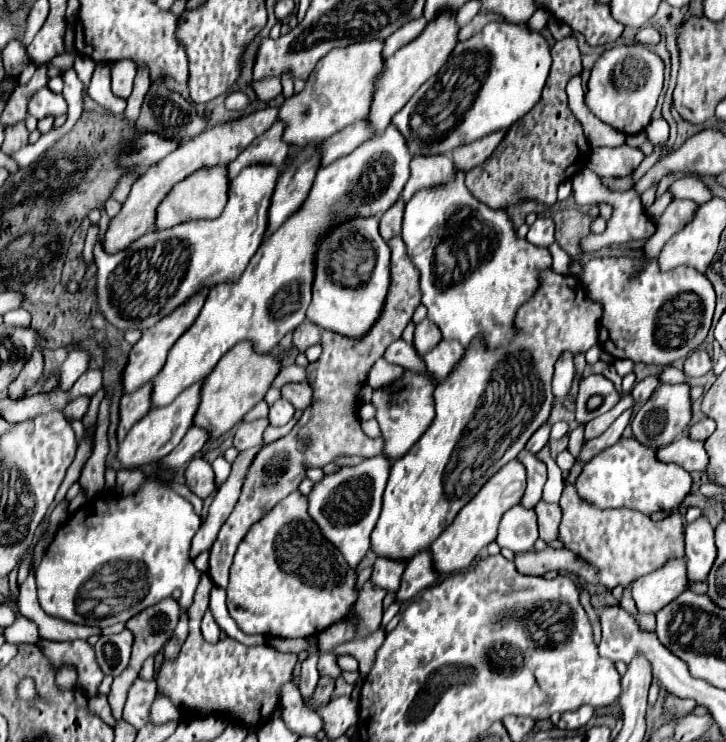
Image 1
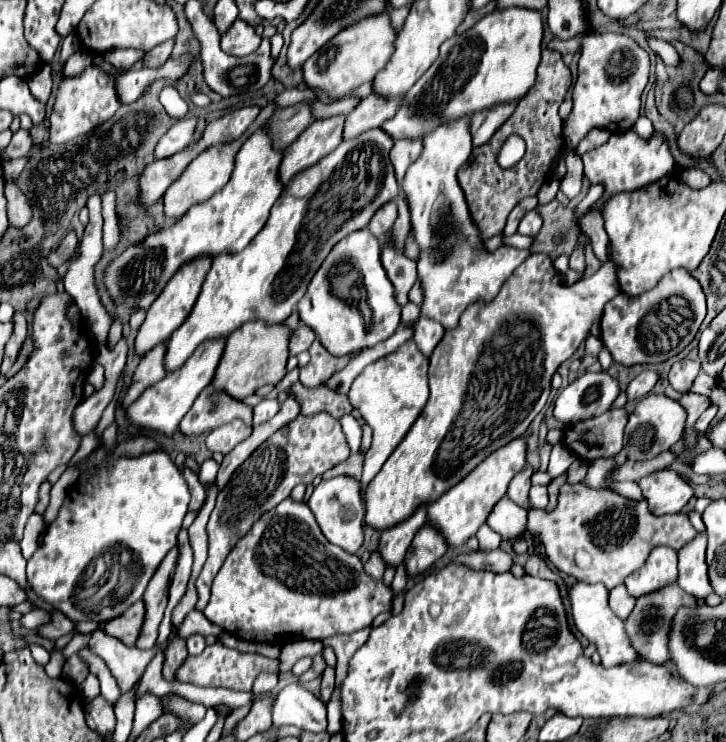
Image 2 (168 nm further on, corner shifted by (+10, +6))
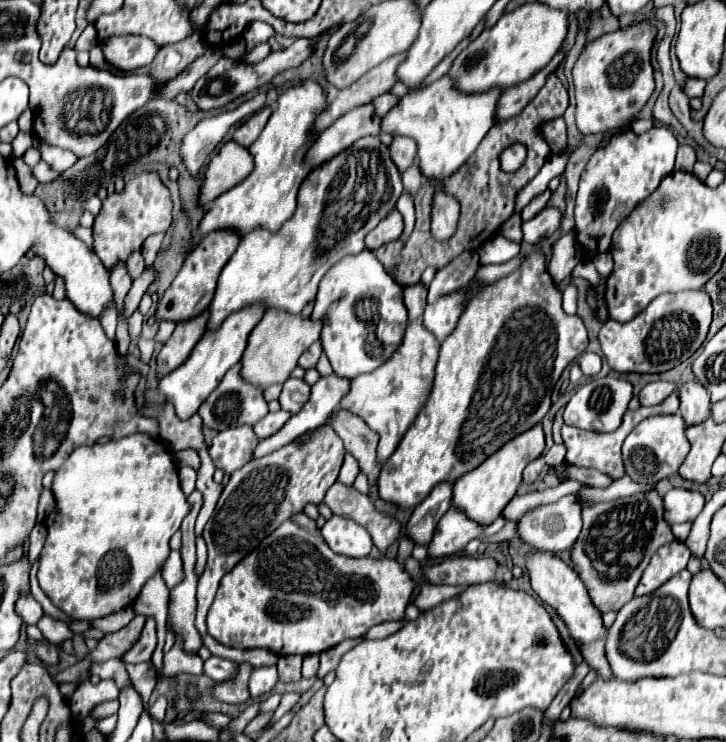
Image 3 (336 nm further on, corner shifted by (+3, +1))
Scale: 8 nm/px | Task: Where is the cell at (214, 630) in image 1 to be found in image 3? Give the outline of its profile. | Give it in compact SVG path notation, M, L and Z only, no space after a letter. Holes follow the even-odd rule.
M209 657L205 661L205 675L211 677L215 683L231 681L237 675L237 663L221 657Z

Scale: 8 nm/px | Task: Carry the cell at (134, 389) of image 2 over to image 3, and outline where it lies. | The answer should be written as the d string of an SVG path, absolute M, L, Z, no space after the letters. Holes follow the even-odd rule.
M205 309L201 315L181 321L171 339L163 345L159 357L157 357L157 375L165 377L173 369L177 369L191 353L191 349L197 345L197 341L205 333L205 323L209 321L209 309Z

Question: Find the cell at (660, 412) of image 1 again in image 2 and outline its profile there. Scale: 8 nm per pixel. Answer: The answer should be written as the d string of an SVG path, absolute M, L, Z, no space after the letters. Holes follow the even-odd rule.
M650 394L644 396L628 416L628 424L624 430L624 454L628 460L648 460L658 456L660 452L672 448L674 442L682 438L686 422L686 410L666 394Z

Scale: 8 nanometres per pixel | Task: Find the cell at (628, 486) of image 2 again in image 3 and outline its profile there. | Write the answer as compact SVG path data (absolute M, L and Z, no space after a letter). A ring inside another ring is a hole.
M567 481L567 483L561 483L557 485L555 489L545 489L545 491L533 491L533 493L527 493L527 495L515 495L509 505L503 509L503 517L507 521L513 521L513 519L519 519L521 515L525 515L529 509L537 507L537 505L543 505L543 503L549 503L549 501L559 501L563 495L567 493L577 493L583 485L577 481Z

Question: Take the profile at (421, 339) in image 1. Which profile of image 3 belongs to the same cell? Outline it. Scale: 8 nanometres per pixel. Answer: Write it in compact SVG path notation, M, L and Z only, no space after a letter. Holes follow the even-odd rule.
M409 285L403 289L403 299L405 299L405 307L409 311L409 319L415 319L423 313L425 305L427 305L427 285Z

